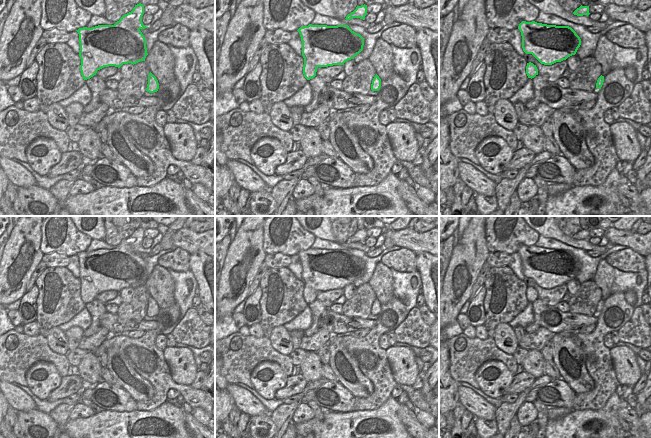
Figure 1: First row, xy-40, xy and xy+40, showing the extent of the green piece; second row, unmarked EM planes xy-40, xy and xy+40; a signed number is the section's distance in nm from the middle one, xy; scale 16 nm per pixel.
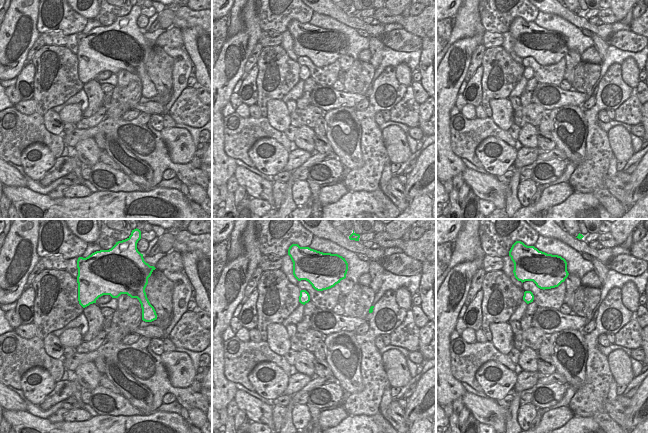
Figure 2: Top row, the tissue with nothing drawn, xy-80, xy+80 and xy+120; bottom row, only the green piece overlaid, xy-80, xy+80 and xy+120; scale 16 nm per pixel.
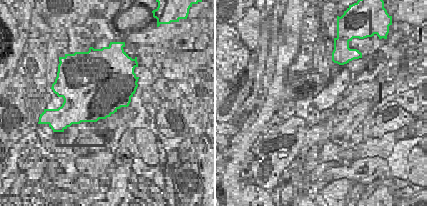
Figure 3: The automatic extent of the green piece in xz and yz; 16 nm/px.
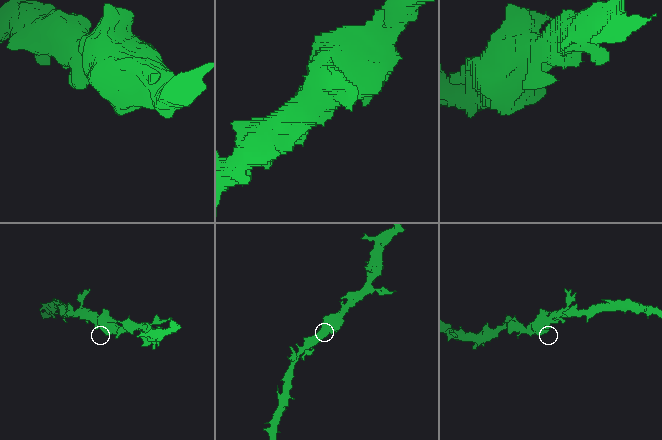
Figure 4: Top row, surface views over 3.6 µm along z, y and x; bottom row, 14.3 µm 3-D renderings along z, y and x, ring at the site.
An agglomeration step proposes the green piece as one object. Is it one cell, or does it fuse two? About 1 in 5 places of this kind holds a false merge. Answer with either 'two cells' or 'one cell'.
one cell

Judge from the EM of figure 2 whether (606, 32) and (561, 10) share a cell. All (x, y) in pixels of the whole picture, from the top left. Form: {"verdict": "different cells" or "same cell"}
{"verdict": "same cell"}

